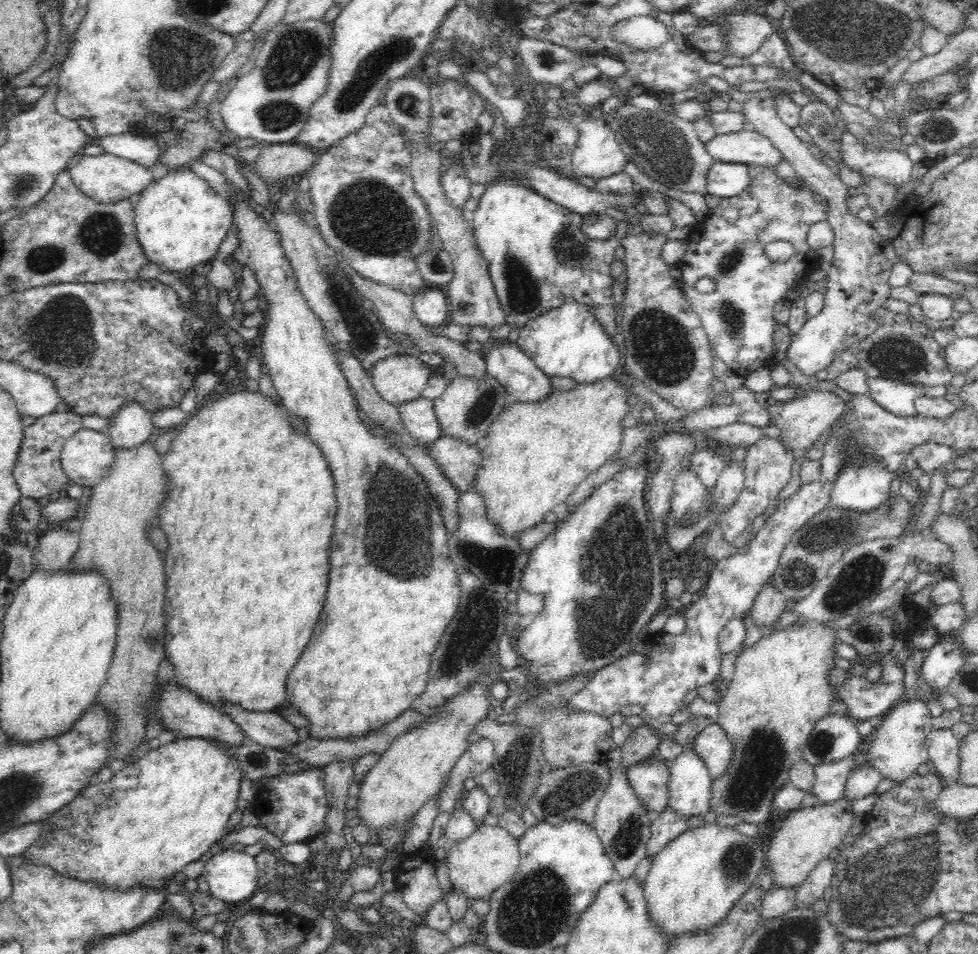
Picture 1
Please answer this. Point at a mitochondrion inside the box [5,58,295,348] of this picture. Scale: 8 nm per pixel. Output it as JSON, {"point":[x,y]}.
{"point":[101,235]}

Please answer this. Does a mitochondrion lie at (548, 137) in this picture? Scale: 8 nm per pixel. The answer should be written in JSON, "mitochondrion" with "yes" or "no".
{"mitochondrion":"no"}

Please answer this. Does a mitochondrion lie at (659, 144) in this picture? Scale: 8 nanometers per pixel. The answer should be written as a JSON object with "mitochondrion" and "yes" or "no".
{"mitochondrion":"yes"}

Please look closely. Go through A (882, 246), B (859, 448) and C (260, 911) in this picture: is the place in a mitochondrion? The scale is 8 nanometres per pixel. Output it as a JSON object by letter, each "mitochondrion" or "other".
{"A":"other","B":"mitochondrion","C":"other"}

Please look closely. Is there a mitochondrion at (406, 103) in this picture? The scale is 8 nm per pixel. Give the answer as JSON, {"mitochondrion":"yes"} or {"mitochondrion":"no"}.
{"mitochondrion":"yes"}

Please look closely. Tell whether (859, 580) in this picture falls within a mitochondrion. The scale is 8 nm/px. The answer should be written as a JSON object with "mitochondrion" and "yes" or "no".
{"mitochondrion":"yes"}

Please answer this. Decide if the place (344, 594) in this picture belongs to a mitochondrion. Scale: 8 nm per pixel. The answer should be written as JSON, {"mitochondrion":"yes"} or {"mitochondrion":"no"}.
{"mitochondrion":"no"}

